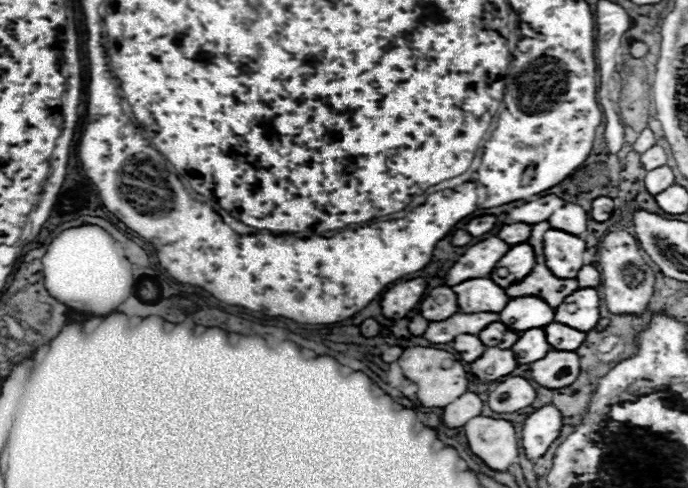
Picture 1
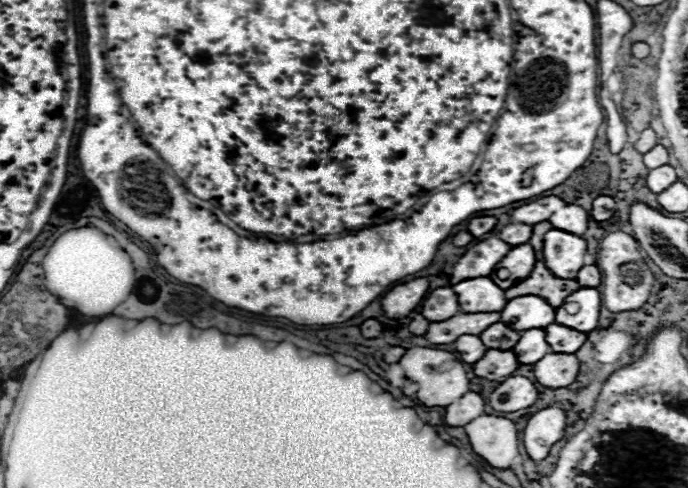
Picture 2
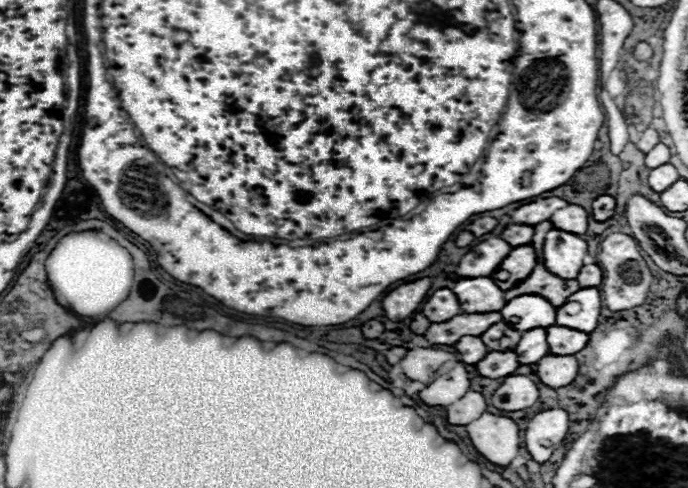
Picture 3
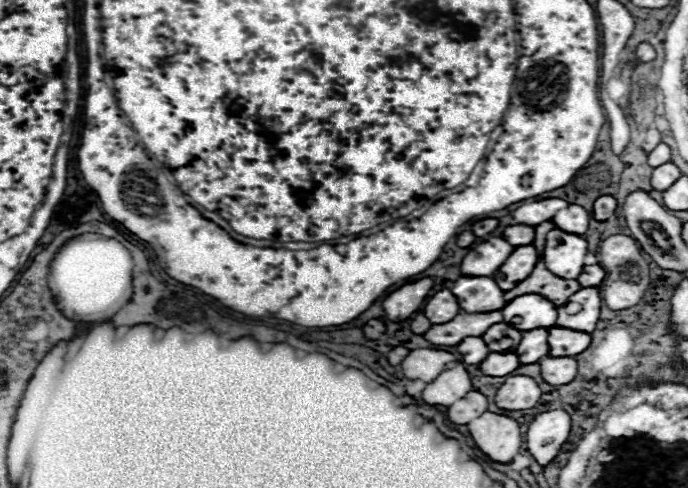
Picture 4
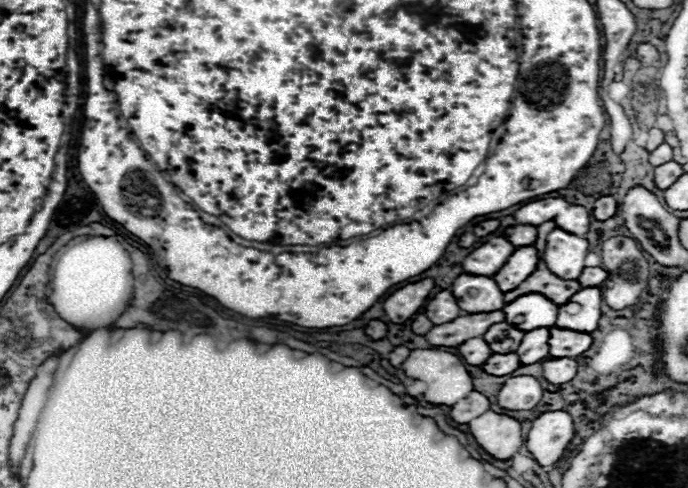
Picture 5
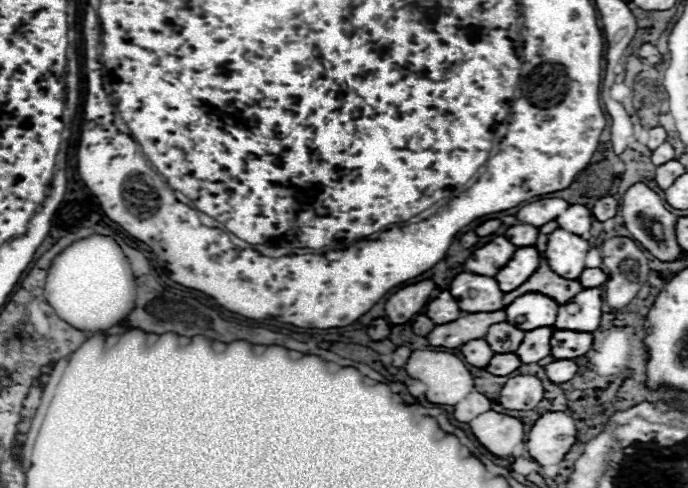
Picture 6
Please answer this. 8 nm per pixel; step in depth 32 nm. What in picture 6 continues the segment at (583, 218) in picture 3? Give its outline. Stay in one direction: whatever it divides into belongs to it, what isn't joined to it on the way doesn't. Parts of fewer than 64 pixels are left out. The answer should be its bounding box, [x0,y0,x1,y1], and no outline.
[556,204,592,236]

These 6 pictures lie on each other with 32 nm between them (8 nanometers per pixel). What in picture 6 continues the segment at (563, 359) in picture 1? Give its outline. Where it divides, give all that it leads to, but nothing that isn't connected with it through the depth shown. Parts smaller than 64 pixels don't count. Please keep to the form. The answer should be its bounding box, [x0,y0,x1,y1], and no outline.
[544,358,576,384]

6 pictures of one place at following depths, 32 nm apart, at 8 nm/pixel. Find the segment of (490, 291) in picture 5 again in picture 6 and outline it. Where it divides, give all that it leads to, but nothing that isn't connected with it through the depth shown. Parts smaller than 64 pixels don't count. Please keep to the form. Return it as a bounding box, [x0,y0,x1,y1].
[450,272,504,312]

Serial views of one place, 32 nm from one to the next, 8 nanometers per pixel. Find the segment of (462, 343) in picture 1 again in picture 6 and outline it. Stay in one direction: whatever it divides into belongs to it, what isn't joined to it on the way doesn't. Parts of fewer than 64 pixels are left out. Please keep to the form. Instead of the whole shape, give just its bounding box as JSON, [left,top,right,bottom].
[460,338,494,368]

